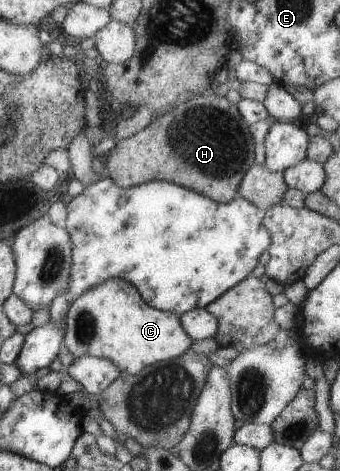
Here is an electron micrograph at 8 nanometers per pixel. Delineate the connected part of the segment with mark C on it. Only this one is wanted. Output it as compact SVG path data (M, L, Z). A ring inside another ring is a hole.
M107 278L71 302L62 339L73 358L105 358L115 368L119 366L117 370L127 376L137 374L145 366L177 358L192 343L191 338L181 330L177 315L151 308L143 302L135 286L121 278Z

